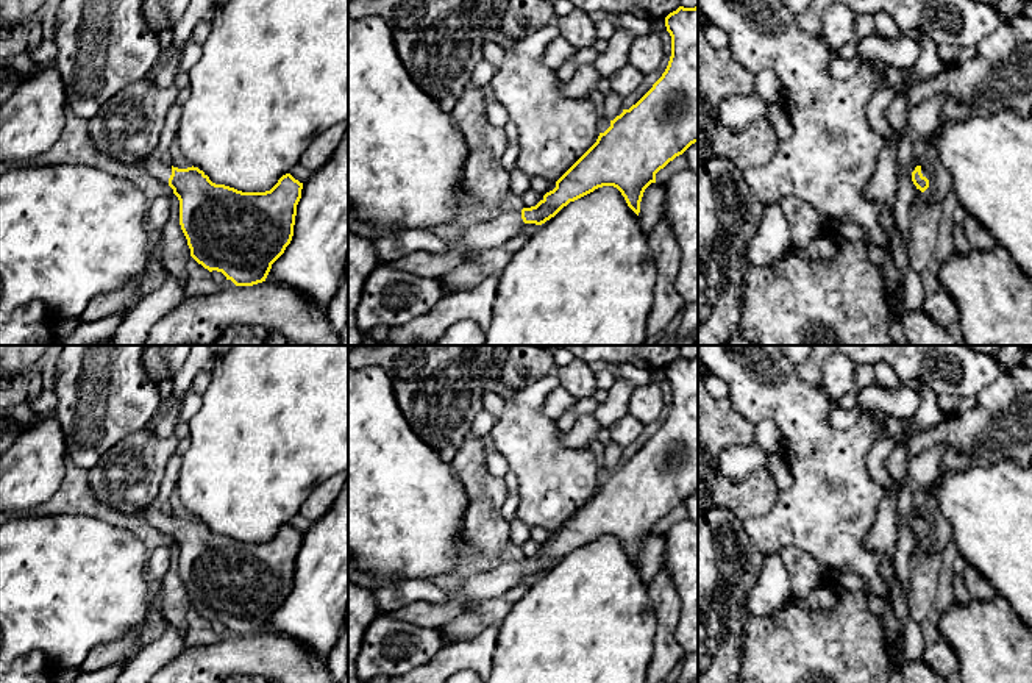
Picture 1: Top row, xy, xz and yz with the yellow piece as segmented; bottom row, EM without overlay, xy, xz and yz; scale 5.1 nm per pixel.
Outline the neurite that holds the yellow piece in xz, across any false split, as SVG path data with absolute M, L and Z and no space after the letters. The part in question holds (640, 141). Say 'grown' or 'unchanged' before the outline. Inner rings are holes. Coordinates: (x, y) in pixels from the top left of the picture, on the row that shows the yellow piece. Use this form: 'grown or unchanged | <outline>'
grown | M698 5L679 6L665 17L665 27L671 36L671 56L662 77L635 105L610 120L610 127L600 133L596 142L556 181L556 188L536 206L472 223L453 245L472 253L504 245L521 233L525 223L542 225L570 202L603 186L617 188L639 216L643 192L656 183L656 173L698 142Z

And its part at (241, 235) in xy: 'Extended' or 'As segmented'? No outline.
Extended

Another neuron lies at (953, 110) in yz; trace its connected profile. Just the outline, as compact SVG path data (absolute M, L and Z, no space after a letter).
M959 98L943 100L937 106L937 111L938 111L941 123L946 123L946 122L965 122L973 116L971 108L965 102L962 102Z

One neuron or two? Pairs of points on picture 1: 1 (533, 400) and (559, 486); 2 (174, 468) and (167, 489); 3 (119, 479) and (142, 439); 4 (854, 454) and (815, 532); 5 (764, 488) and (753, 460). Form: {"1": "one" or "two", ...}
{"1": "one", "2": "one", "3": "one", "4": "one", "5": "two"}

